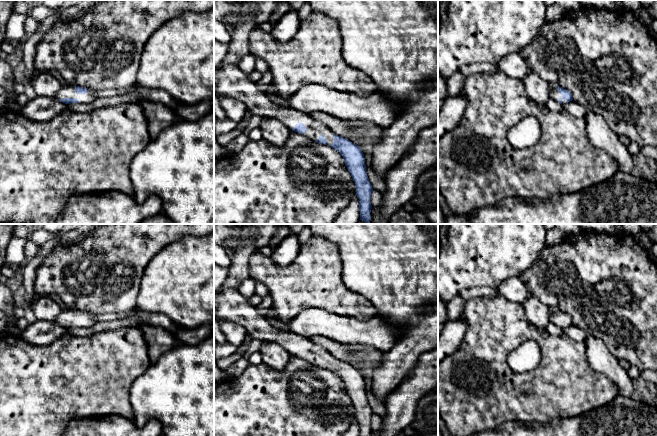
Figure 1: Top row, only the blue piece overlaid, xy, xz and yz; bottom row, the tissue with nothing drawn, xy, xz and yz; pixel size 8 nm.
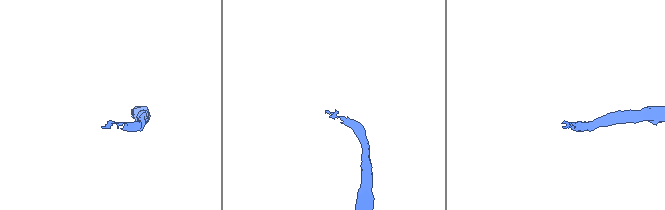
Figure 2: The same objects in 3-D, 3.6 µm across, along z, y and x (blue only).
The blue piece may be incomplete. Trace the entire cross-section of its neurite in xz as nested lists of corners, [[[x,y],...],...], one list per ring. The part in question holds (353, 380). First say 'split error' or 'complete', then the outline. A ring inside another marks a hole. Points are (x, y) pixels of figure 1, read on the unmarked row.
split error; [[[238,289],[214,291],[214,314],[216,319],[244,327],[254,339],[277,343],[290,355],[337,374],[355,407],[360,436],[371,436],[373,412],[367,400],[364,378],[359,370],[335,359],[325,348],[311,342],[307,337],[271,326],[268,319],[258,312],[257,307],[250,305]]]

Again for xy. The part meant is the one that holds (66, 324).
split error; [[[63,310],[55,319],[55,323],[65,327],[90,327],[98,321],[94,314],[79,310]]]

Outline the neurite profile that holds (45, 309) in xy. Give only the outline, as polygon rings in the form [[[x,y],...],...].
[[[40,295],[33,299],[31,309],[38,321],[55,322],[55,319],[63,311],[60,305],[48,295]]]

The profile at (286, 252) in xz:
[[[292,233],[274,249],[270,258],[276,266],[285,267],[296,258],[300,247],[298,234]]]

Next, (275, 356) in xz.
[[[262,341],[260,350],[262,361],[275,371],[282,371],[289,362],[290,354],[274,342]]]

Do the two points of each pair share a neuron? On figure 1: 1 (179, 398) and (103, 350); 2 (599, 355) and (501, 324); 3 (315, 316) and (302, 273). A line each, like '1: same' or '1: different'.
1: different
2: different
3: different

